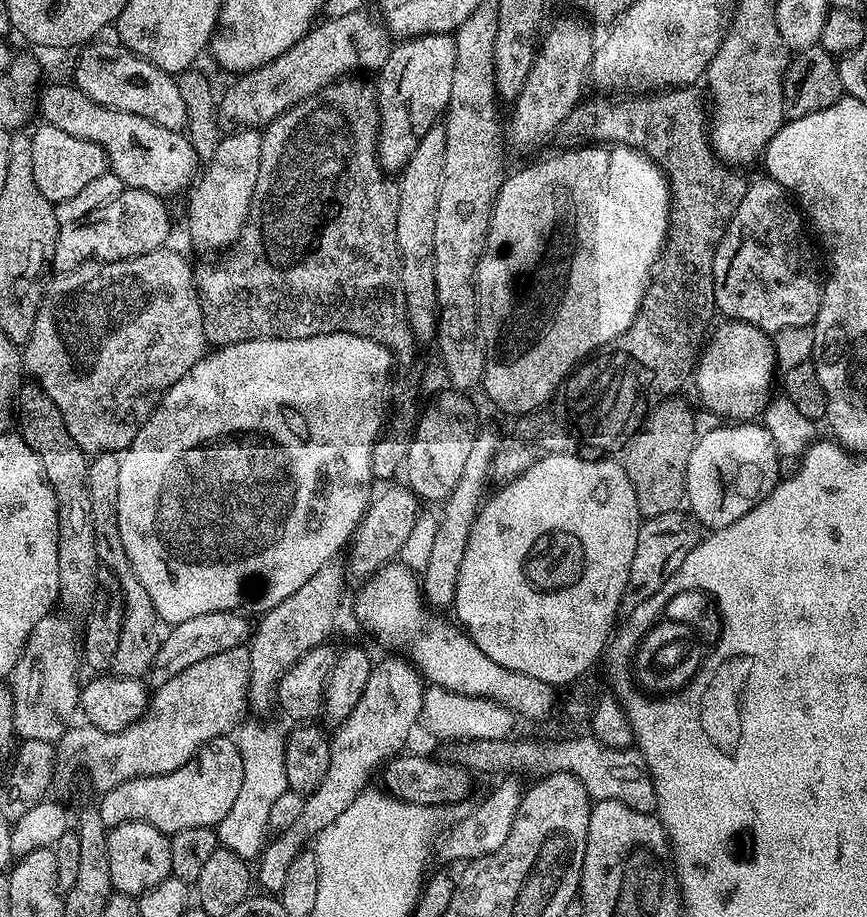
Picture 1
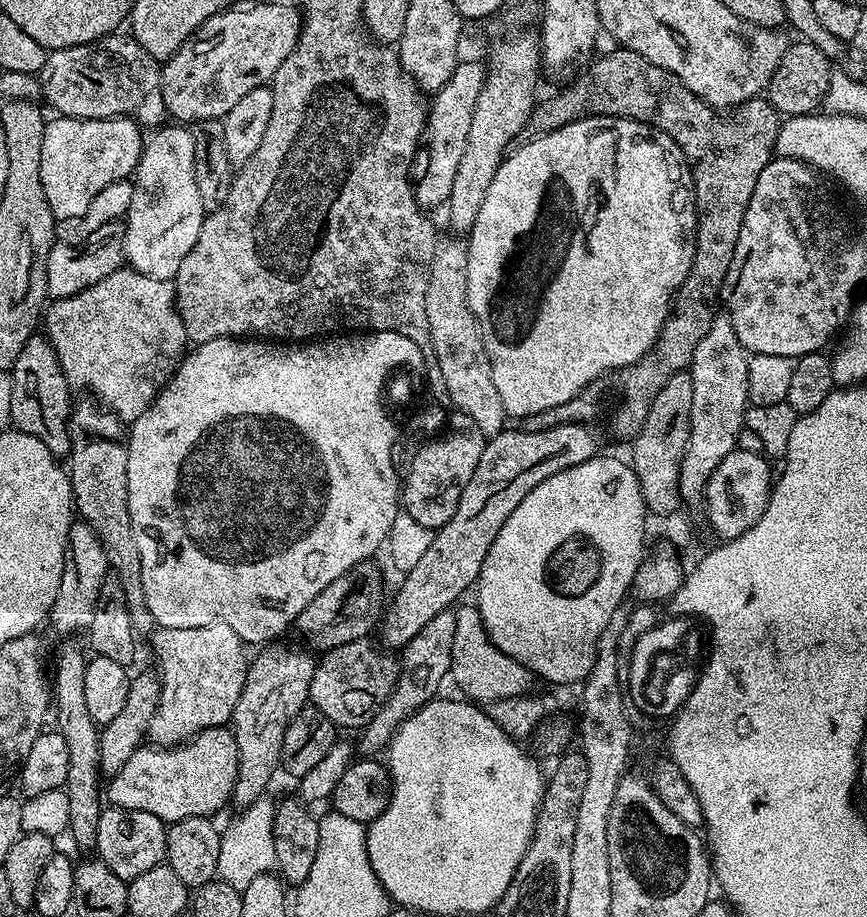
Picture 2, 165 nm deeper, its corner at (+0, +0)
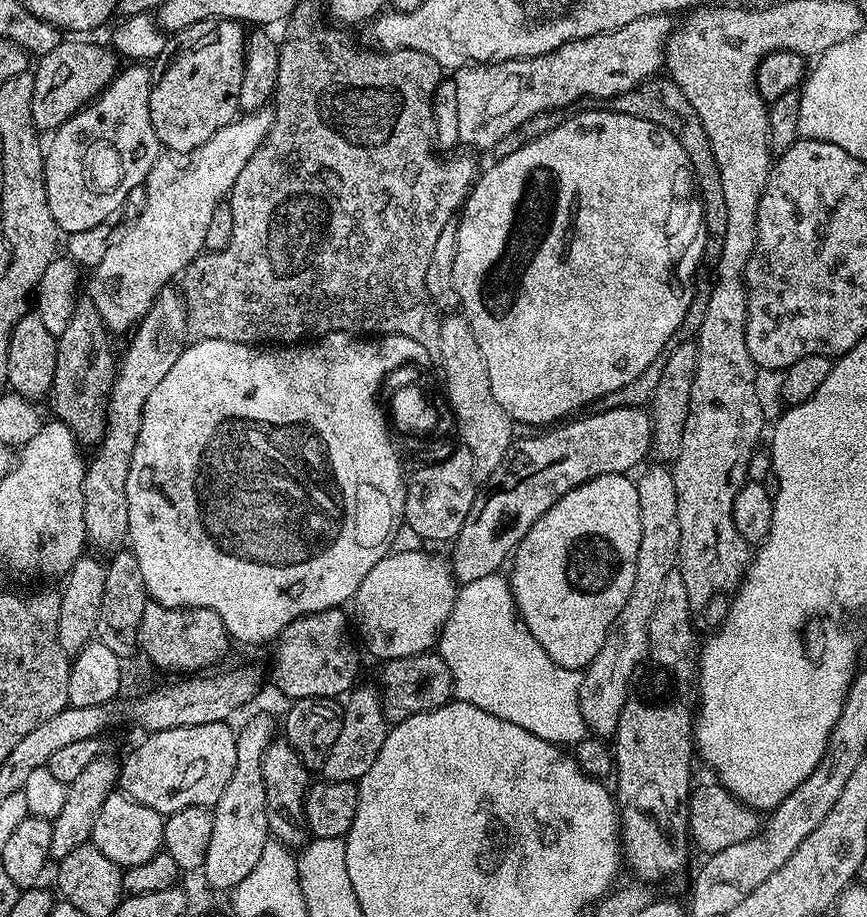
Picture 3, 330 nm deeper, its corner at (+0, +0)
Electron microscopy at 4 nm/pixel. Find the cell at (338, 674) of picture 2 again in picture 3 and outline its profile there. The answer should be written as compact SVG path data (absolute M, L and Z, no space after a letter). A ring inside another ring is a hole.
M424 650L419 654L400 654L387 661L381 668L384 669L380 672L378 691L380 693L380 704L384 707L384 719L388 721L389 725L400 724L404 719L418 715L419 712L438 710L443 704L453 699L450 670L446 666L446 662L435 651Z

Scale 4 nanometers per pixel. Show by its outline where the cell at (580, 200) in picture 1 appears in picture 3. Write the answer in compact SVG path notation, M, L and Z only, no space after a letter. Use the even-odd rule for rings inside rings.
M615 110L580 112L577 116L570 117L569 120L568 117L561 119L560 125L554 130L542 134L542 138L534 138L529 144L522 146L522 150L514 150L514 154L489 163L489 165L485 172L483 169L479 173L476 183L472 185L472 190L468 193L468 199L465 200L463 208L458 213L458 223L456 224L458 252L454 254L454 290L458 290L459 311L470 322L470 330L474 330L474 338L478 338L478 350L482 350L482 358L486 358L486 374L490 374L490 390L494 390L494 399L498 401L498 406L502 406L502 410L506 410L506 414L512 417L516 424L552 426L584 410L579 410L579 408L584 408L587 404L602 399L603 396L604 399L611 397L612 393L618 391L622 386L634 382L634 378L638 378L638 374L642 374L642 370L646 370L646 366L650 366L650 362L661 359L662 353L673 343L672 335L675 337L679 333L682 322L686 318L686 310L694 295L692 279L695 278L696 267L699 266L700 259L704 256L704 236L706 237L704 209L698 195L698 185L692 175L691 168L688 167L688 155L686 150L682 150L682 146L678 146L678 138L674 138L674 134L670 134L666 129L659 128L653 120L643 120L625 112Z

